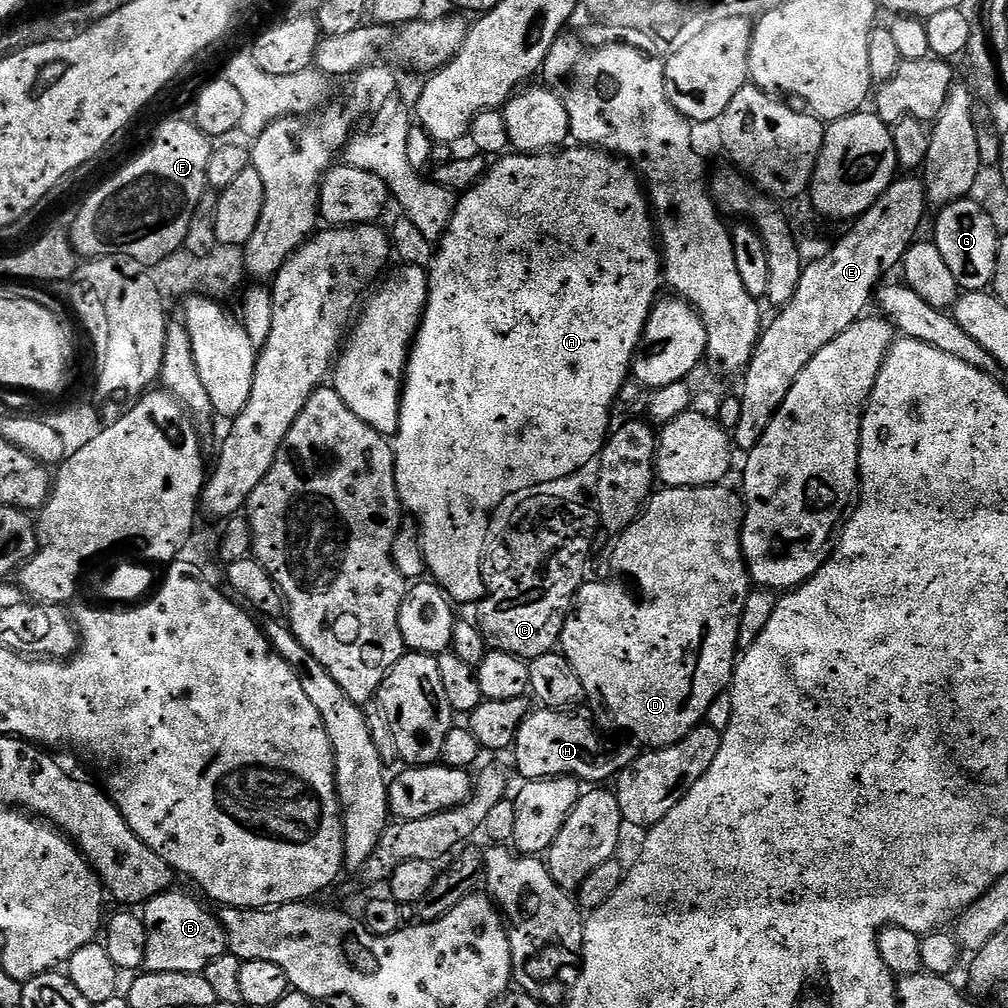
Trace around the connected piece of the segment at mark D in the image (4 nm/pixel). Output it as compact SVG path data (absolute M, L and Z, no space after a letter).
M709 486L707 488L670 488L661 487L653 491L649 501L644 505L640 518L635 520L626 531L615 537L616 549L612 552L612 572L620 576L620 580L589 579L580 587L576 595L574 607L564 624L558 645L559 651L574 666L578 678L582 678L585 697L597 696L604 703L606 711L612 715L612 720L621 728L621 733L627 734L633 741L647 746L649 749L665 748L690 734L692 728L705 723L712 703L720 695L729 691L732 683L732 673L736 671L738 659L738 630L742 622L742 610L746 606L748 593L754 585L748 574L748 566L744 552L740 549L740 529L744 527L745 507L743 499L736 496L725 486Z

